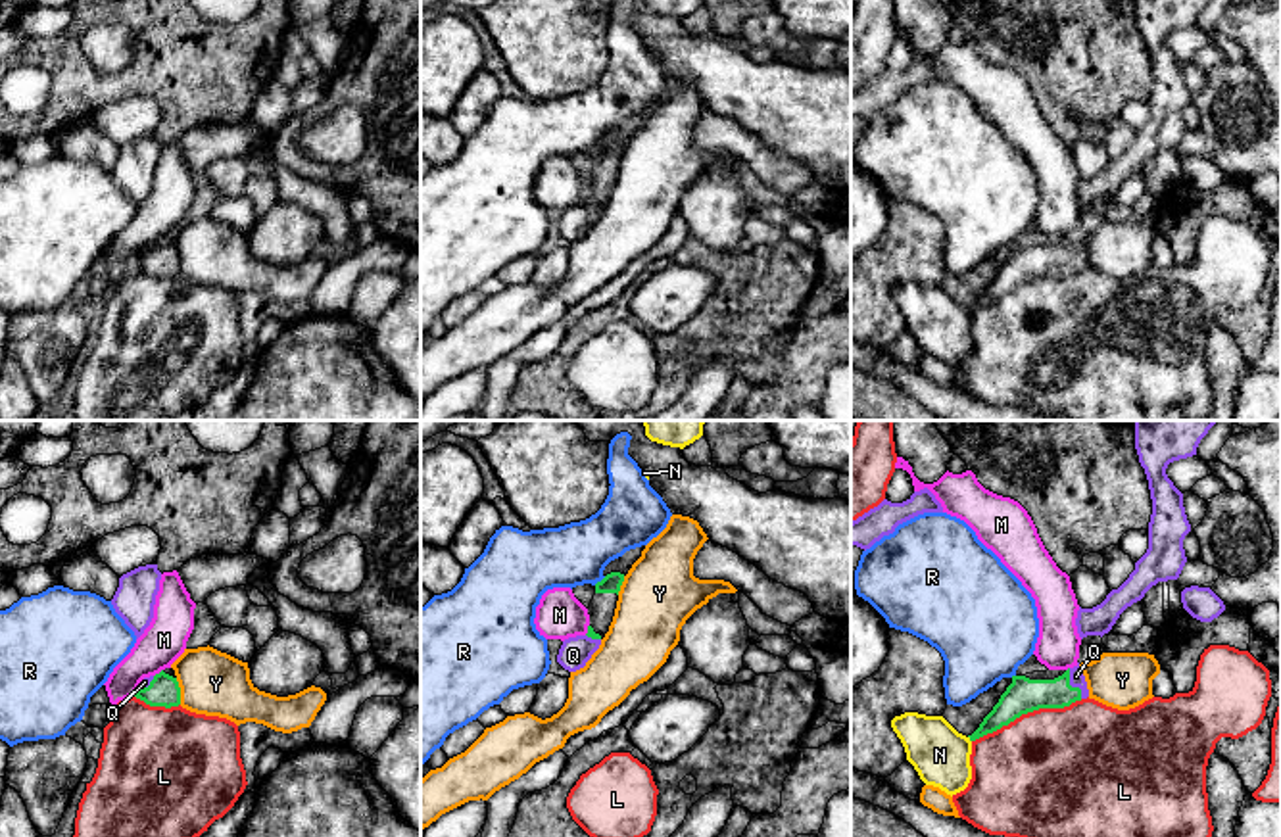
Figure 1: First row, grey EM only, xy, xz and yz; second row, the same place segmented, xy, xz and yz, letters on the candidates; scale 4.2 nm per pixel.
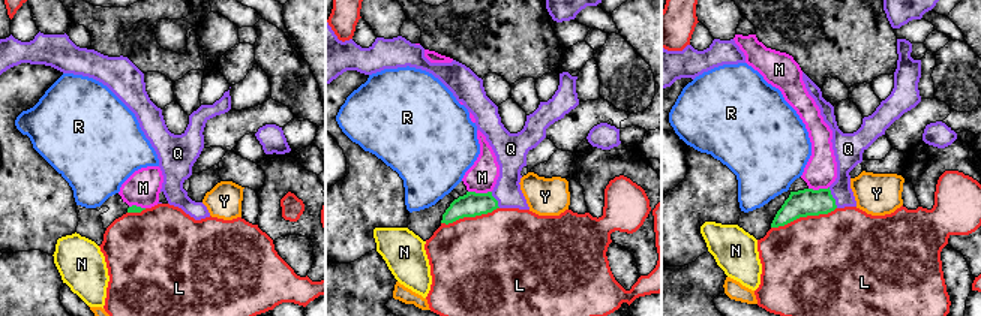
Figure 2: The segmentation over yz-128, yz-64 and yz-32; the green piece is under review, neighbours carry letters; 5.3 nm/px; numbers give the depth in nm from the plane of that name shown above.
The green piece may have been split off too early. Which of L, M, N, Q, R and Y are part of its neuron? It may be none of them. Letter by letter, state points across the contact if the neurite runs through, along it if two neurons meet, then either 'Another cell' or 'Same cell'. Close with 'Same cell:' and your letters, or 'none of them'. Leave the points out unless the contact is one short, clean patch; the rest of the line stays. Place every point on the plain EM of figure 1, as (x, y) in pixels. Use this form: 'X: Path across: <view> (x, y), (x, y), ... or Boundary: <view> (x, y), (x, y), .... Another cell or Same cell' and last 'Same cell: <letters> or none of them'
L: Another cell
M: Boundary: xy (162, 239), (154, 246). Another cell
N: Boundary: yz (968, 306), (970, 311). Another cell
Q: Path across: yz (1022, 265), (1059, 263), (1070, 256), (1076, 246). Same cell
R: Boundary: xz (605, 146), (594, 154). Another cell
Y: Another cell
Same cell: Q

